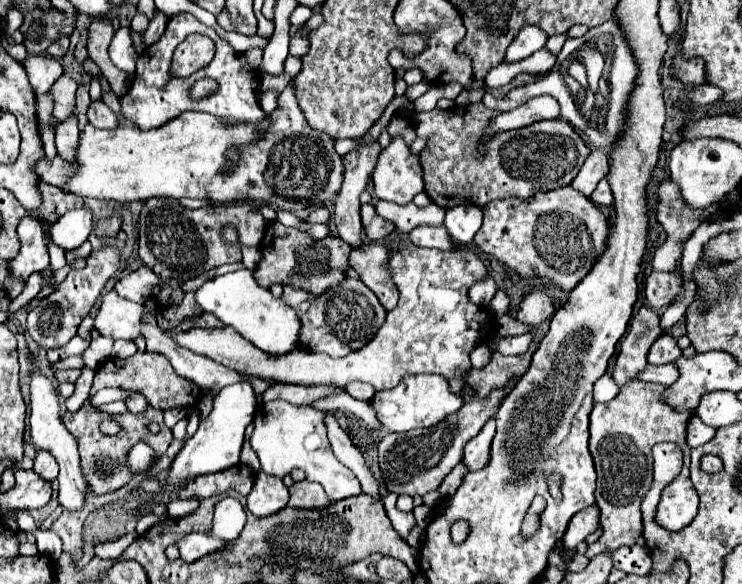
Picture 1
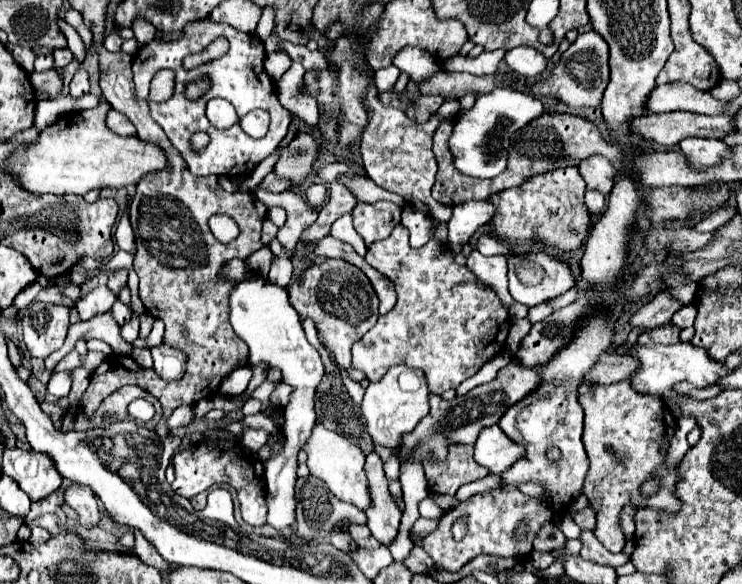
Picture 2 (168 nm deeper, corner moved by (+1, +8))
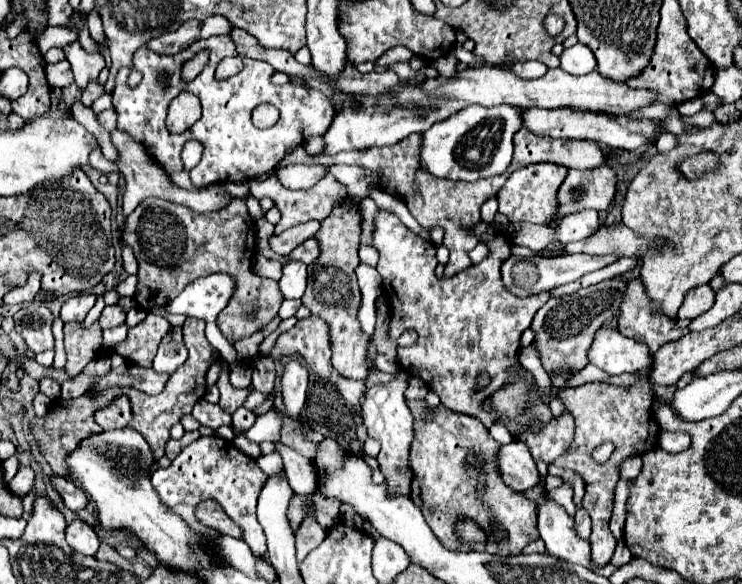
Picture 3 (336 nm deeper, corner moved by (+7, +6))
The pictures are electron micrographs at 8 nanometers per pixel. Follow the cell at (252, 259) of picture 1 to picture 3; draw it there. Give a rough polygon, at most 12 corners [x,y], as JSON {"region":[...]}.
{"region":[[263,217],[255,224],[256,236],[269,239],[274,225]]}

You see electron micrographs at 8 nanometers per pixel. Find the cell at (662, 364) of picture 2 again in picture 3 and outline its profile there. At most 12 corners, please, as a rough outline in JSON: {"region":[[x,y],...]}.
{"region":[[608,326],[588,358],[608,374],[652,370],[648,346]]}

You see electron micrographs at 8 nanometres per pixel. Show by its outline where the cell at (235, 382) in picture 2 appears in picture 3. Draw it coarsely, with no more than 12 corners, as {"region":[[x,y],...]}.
{"region":[[248,364],[230,366],[230,384],[248,388],[252,370]]}

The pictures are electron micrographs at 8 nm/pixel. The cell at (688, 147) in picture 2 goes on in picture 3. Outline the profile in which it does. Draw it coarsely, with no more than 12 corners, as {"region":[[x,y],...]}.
{"region":[[666,132],[656,142],[658,152],[670,152],[678,146],[676,136]]}

